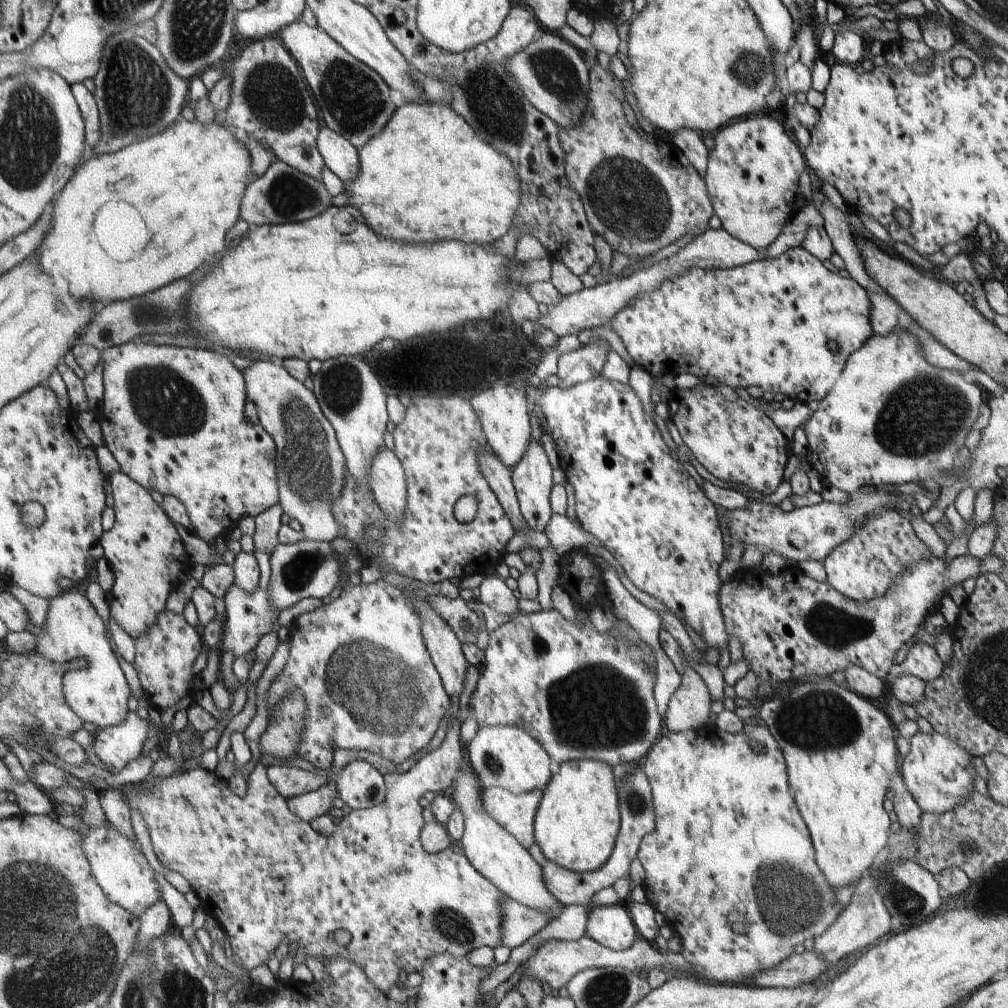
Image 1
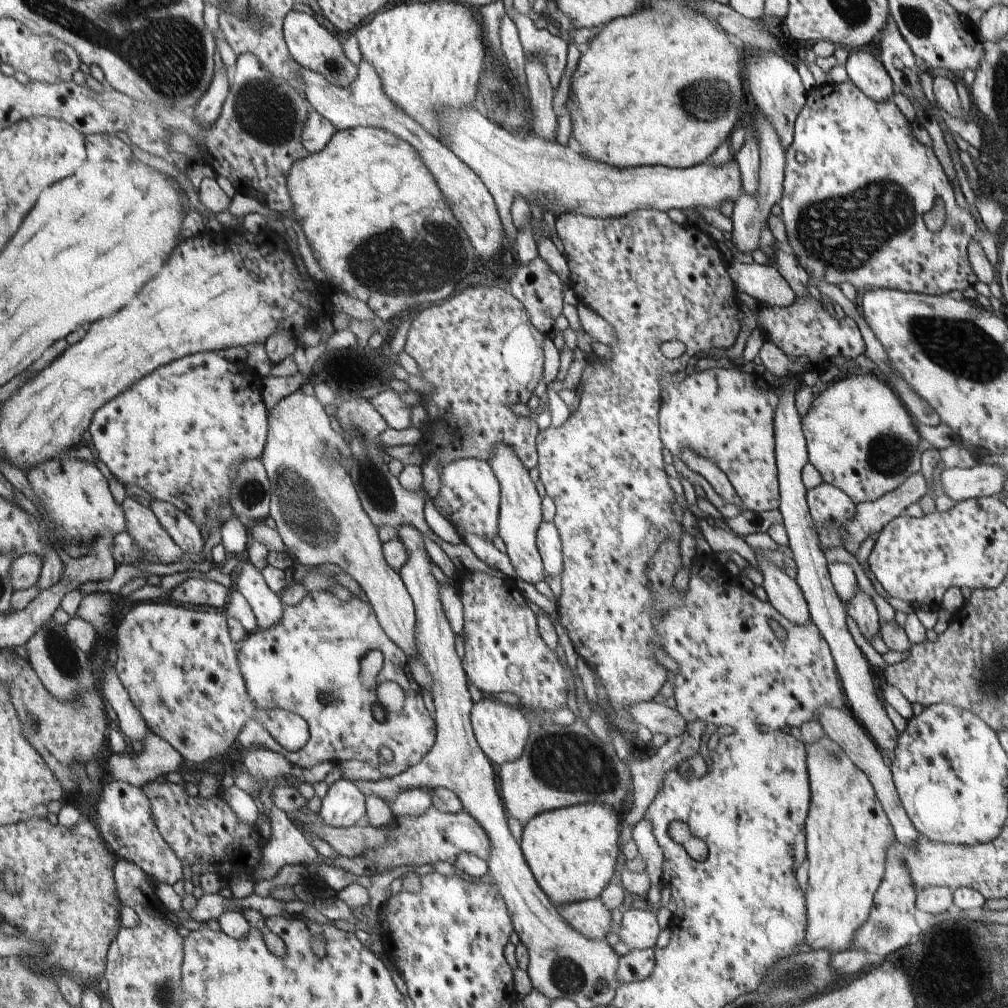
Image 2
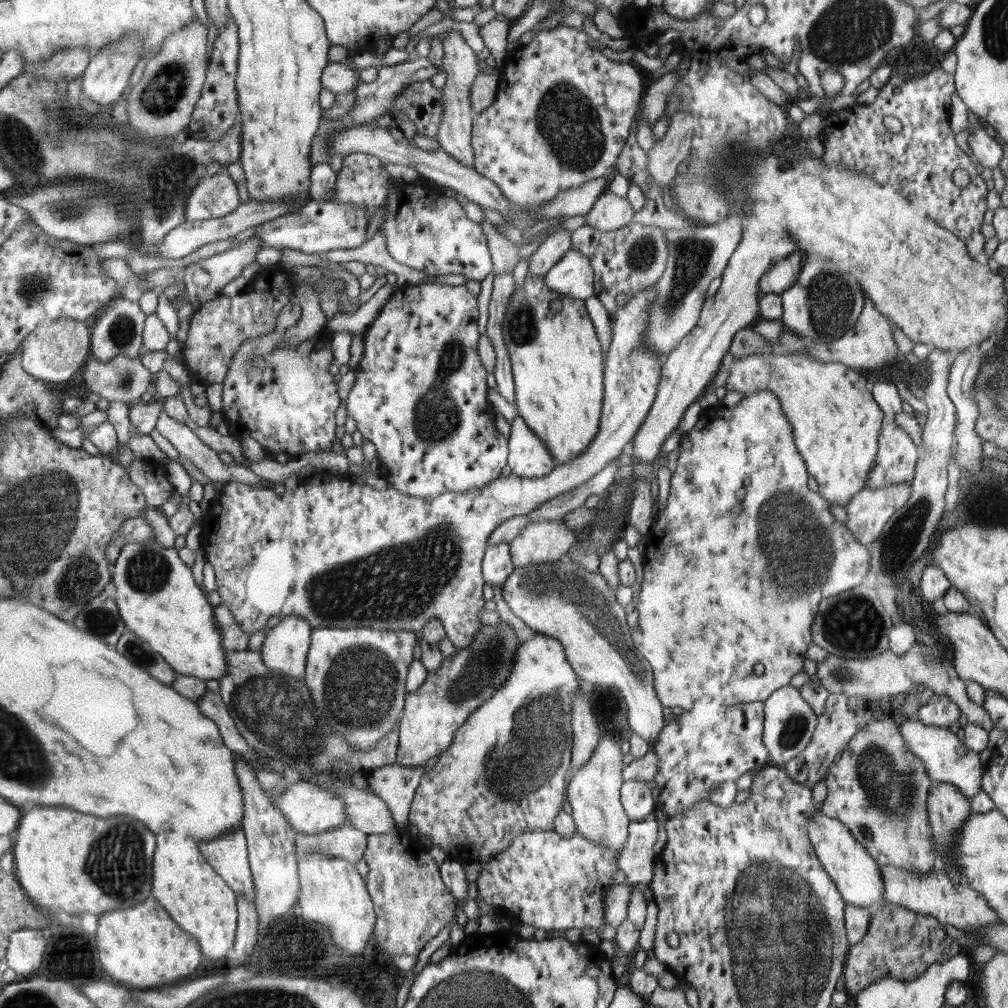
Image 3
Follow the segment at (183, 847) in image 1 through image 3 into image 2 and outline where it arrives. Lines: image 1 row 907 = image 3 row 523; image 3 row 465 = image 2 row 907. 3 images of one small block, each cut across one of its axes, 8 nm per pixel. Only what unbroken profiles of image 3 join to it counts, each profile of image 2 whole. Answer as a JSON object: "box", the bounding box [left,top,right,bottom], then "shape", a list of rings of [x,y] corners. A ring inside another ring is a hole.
{"box":[559,899,618,939],"shape":[[[586,899],[575,903],[560,904],[559,911],[576,932],[588,938],[606,939],[610,930],[610,920],[617,920],[618,914],[603,903],[603,900]]]}

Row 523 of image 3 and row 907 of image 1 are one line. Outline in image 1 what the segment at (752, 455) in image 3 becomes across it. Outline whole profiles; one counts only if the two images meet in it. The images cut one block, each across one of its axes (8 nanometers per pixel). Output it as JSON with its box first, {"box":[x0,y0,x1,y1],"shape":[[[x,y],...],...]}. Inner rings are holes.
{"box":[638,719,843,985],"shape":[[[754,719],[752,724],[744,725],[744,732],[740,732],[740,734],[730,734],[729,732],[724,732],[720,730],[716,725],[704,725],[703,727],[692,729],[692,730],[684,730],[684,732],[678,732],[678,734],[672,734],[672,732],[665,732],[662,736],[660,736],[660,740],[656,742],[655,746],[652,747],[652,750],[648,752],[648,756],[646,756],[646,760],[641,762],[640,767],[646,774],[646,778],[648,778],[648,784],[650,784],[650,790],[652,793],[652,808],[655,808],[655,832],[651,832],[647,836],[644,836],[642,842],[640,842],[639,854],[638,858],[642,863],[642,866],[645,870],[645,878],[642,883],[642,887],[644,889],[646,898],[648,903],[654,907],[655,911],[660,912],[665,917],[667,921],[667,926],[681,938],[681,944],[686,949],[684,951],[684,955],[689,957],[689,960],[692,965],[692,972],[702,972],[701,979],[706,980],[710,983],[719,983],[719,984],[734,984],[734,985],[744,985],[748,983],[748,980],[752,980],[754,976],[758,976],[760,972],[764,970],[768,970],[768,968],[774,968],[774,966],[778,966],[782,960],[787,959],[788,956],[792,954],[796,954],[796,944],[804,944],[804,940],[812,940],[814,937],[819,937],[821,933],[823,933],[837,918],[840,916],[840,913],[843,911],[842,906],[837,904],[836,901],[836,890],[832,890],[828,880],[824,878],[823,872],[818,868],[818,864],[815,858],[815,850],[812,840],[810,840],[809,828],[804,824],[804,820],[802,820],[802,816],[800,816],[800,812],[798,812],[798,808],[796,808],[797,804],[794,802],[794,793],[791,791],[791,784],[788,782],[788,777],[786,776],[786,761],[784,760],[784,755],[782,749],[779,747],[778,740],[772,736],[770,730],[768,730],[768,726],[766,724],[758,723],[757,719]],[[750,740],[756,740],[756,742],[760,742],[762,744],[762,752],[756,752],[752,746],[750,746]]]}

